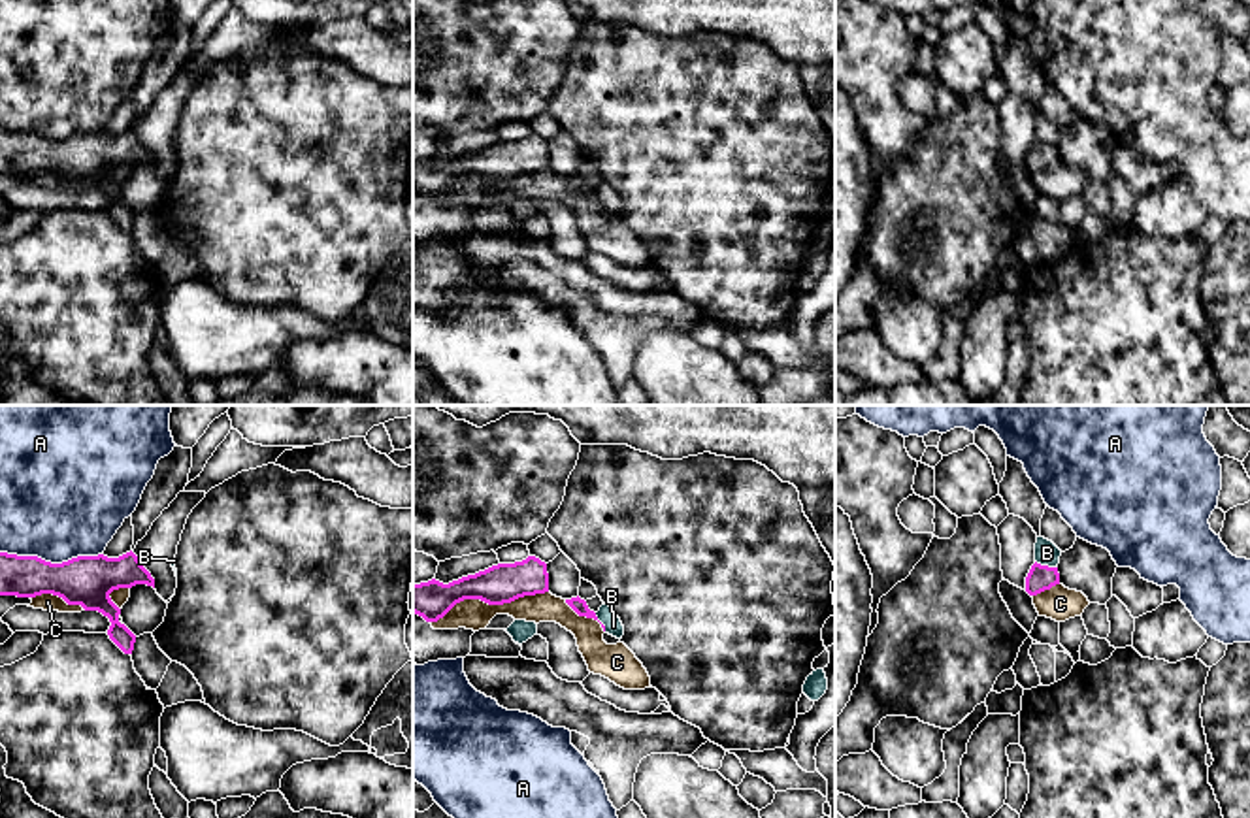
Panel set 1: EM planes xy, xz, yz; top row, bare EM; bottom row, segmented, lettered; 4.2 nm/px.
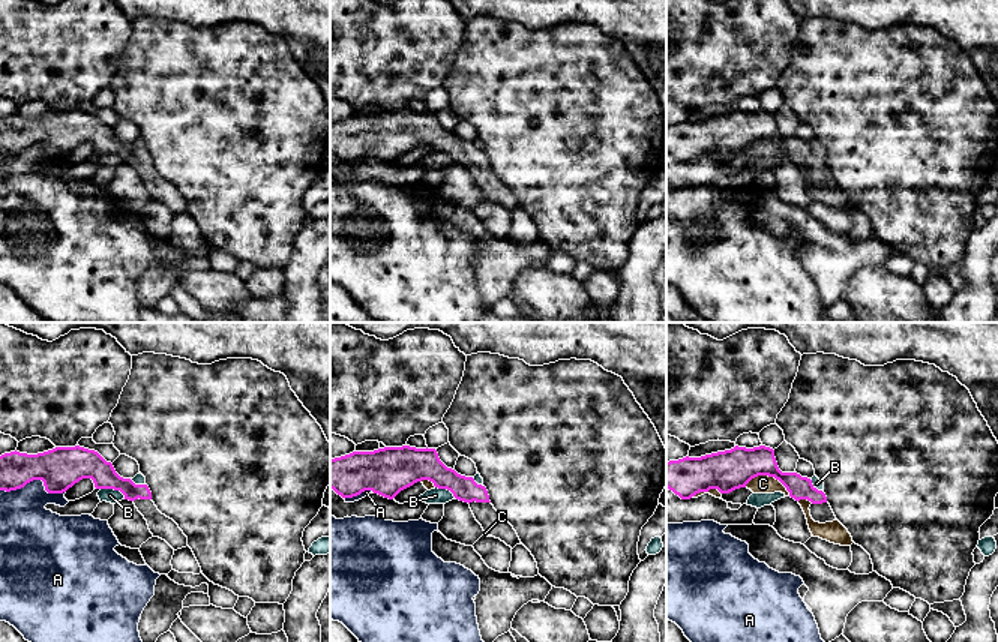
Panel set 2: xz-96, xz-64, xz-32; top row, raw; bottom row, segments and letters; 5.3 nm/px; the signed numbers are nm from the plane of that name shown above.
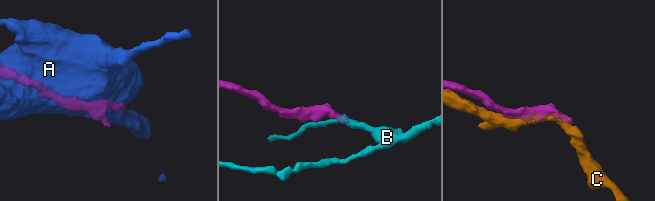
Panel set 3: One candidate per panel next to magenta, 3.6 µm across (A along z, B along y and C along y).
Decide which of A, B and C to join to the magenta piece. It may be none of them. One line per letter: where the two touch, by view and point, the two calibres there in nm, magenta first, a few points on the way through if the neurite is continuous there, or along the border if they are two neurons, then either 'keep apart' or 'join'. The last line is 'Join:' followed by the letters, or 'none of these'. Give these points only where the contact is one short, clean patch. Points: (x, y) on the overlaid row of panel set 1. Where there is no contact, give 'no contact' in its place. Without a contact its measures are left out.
A: meets magenta in xy at (49, 562); 220 nm thick on the magenta side, 480 nm on the other; keep apart
B: meets magenta in yz at (1047, 566); 110 nm thick on the magenta side, 100 nm on the other; border along yz (1036, 560), (1056, 568); keep apart
C: meets magenta in xz at (489, 604); 170 nm thick on the magenta side, 130 nm on the other; keep apart
Join: none of these

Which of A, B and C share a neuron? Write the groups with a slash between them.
A / B / C

